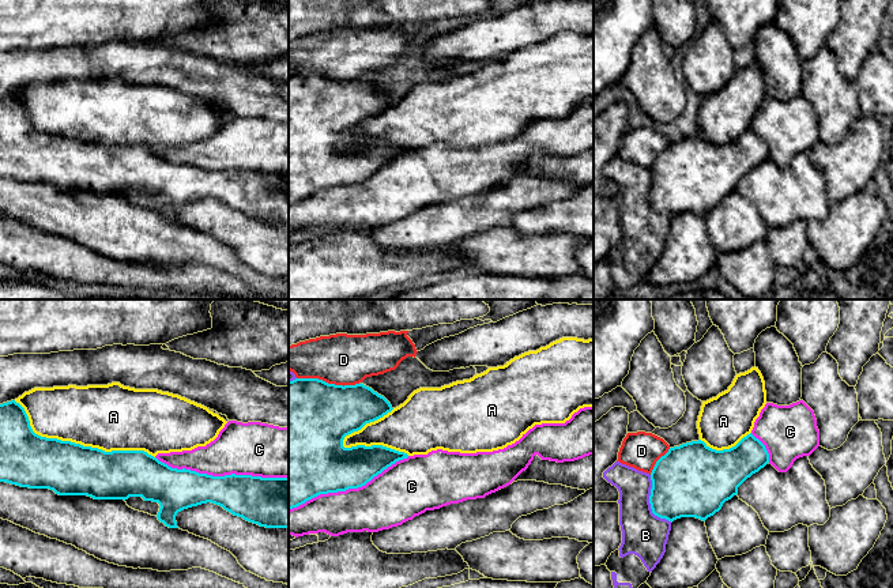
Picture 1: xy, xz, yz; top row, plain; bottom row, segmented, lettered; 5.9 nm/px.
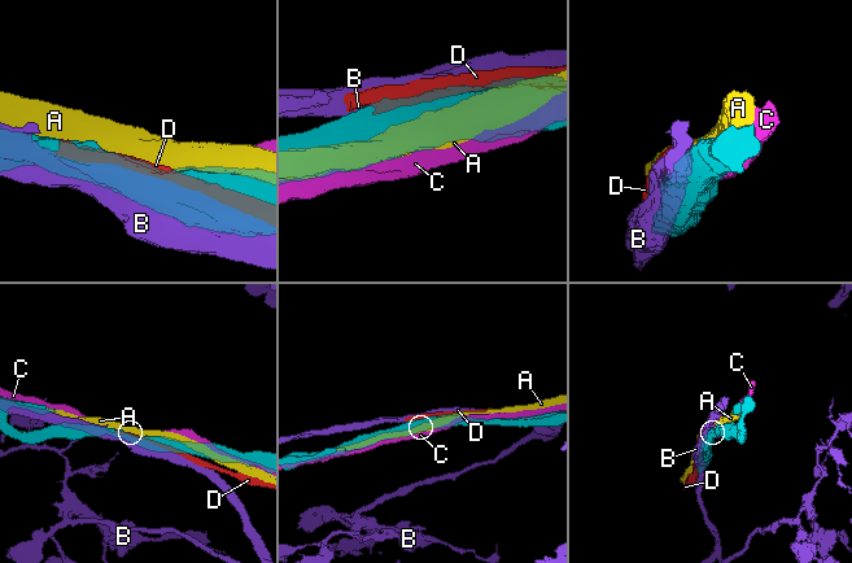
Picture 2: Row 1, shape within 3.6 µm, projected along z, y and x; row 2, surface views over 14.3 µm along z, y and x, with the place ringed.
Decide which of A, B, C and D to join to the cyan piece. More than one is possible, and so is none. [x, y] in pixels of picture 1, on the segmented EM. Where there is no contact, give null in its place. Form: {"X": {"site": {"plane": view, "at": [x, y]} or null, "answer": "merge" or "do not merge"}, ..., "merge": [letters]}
{"A": {"site": {"plane": "xy", "at": [78, 444]}, "answer": "merge"}, "B": {"site": {"plane": "yz", "at": [650, 502]}, "answer": "do not merge"}, "C": {"site": {"plane": "xy", "at": [222, 477]}, "answer": "do not merge"}, "D": {"site": {"plane": "xz", "at": [327, 383]}, "answer": "do not merge"}, "merge": ["A"]}

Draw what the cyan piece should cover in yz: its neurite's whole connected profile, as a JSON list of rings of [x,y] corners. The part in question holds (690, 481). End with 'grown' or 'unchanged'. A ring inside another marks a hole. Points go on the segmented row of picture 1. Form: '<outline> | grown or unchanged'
[[[756,366],[736,374],[727,391],[702,402],[697,421],[700,440],[670,448],[651,472],[652,513],[671,523],[681,517],[705,521],[736,495],[738,487],[769,463],[765,445],[751,434],[765,404],[765,381]]] | grown

